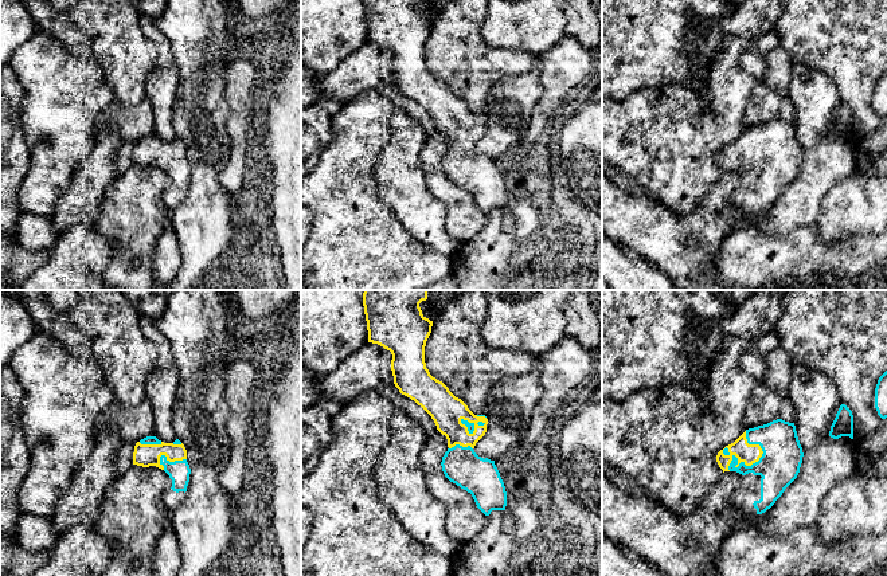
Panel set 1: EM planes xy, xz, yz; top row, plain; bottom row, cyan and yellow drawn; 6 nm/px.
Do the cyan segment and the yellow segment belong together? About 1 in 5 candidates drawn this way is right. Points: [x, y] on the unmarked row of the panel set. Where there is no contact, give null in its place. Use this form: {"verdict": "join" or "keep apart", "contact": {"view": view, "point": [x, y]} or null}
{"verdict": "join", "contact": {"view": "yz", "point": [755, 161]}}

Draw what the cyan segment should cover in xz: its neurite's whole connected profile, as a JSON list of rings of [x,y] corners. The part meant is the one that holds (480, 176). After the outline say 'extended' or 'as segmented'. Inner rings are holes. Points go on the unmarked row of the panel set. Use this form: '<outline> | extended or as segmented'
[[[363,0],[368,30],[368,42],[378,43],[392,54],[391,70],[399,91],[421,105],[434,119],[437,129],[448,138],[448,150],[442,156],[445,176],[472,193],[477,207],[489,215],[492,209],[505,209],[507,191],[495,160],[474,152],[476,142],[485,134],[488,118],[474,114],[449,87],[426,67],[425,46],[433,20],[422,13],[422,0]]] | extended

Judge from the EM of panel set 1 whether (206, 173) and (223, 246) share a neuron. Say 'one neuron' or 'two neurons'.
one neuron

